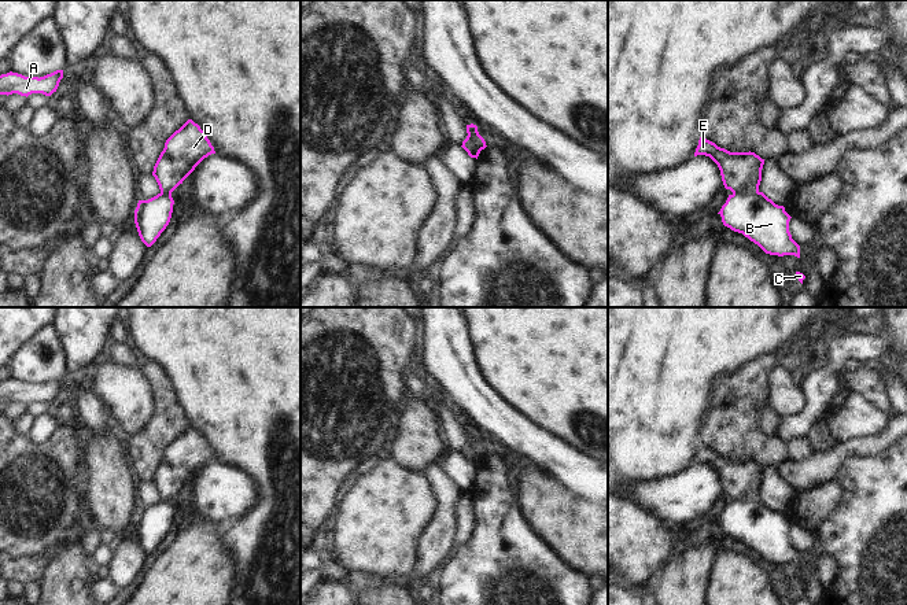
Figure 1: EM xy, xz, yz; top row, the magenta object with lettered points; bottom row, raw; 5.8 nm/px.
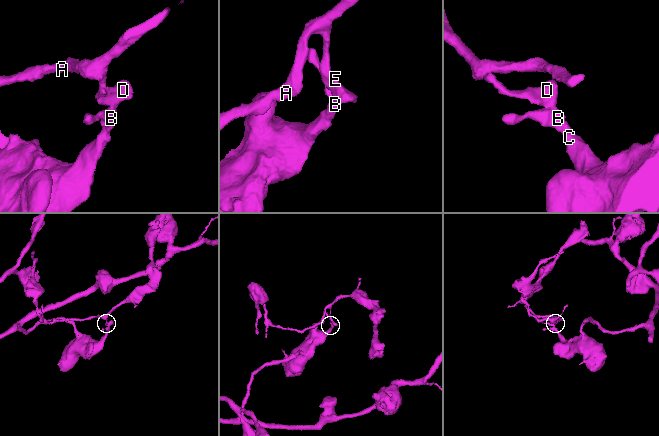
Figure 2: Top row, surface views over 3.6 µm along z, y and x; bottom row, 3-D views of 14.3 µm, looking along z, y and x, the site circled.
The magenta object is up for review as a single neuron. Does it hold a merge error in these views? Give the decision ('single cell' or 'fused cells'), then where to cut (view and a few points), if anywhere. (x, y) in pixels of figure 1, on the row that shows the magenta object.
fused cells; cut in yz along (758, 191), (733, 194)

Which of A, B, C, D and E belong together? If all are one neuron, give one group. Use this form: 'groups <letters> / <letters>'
groups A D E / B C

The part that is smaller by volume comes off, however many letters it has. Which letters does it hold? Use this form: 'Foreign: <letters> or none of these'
Foreign: A, D, E

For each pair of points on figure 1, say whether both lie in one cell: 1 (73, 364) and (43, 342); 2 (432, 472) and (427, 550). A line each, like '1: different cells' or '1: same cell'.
1: different cells
2: same cell

